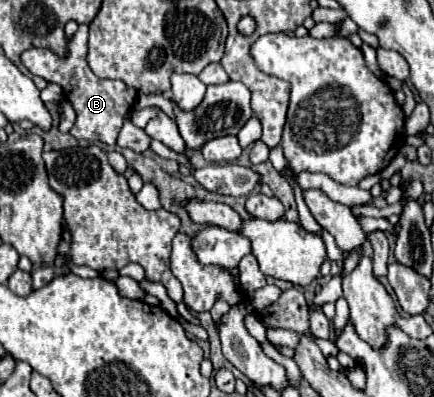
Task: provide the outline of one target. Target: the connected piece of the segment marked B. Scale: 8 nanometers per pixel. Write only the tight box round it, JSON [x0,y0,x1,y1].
[22,25,138,145]

